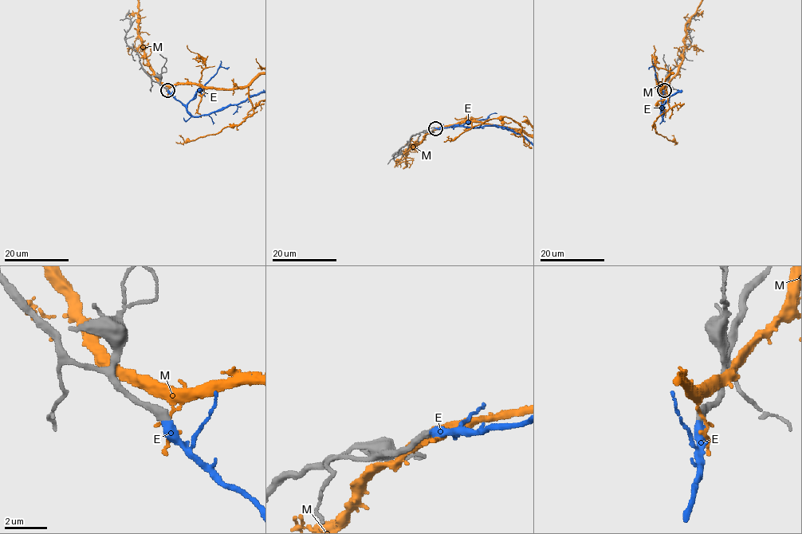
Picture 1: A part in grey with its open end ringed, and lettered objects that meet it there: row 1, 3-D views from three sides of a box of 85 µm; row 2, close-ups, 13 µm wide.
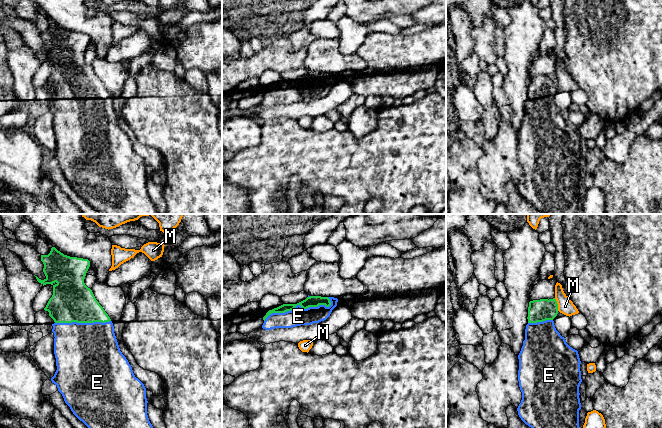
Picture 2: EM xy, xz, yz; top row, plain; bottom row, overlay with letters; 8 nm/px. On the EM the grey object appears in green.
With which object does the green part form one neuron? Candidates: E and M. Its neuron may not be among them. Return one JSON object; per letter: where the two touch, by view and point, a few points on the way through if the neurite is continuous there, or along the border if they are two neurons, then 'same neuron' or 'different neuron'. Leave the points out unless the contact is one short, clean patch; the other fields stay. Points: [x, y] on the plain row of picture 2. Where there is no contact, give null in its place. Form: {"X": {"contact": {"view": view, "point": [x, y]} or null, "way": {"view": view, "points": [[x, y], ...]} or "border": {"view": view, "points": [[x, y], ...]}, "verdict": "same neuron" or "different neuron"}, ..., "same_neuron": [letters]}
{"E": {"contact": {"view": "xz", "point": [297, 80]}, "verdict": "same neuron"}, "M": {"contact": {"view": "yz", "point": [557, 80]}, "border": {"view": "yz", "points": [[554, 74], [558, 86]]}, "verdict": "different neuron"}, "same_neuron": ["E"]}

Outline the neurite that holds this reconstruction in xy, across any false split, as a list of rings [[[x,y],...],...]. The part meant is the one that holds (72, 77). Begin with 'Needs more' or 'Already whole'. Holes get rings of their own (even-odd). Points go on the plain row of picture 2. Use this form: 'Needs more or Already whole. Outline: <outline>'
Needs more. Outline: [[[55,23],[51,24],[48,31],[41,31],[41,37],[46,54],[41,56],[35,53],[43,62],[53,62],[53,71],[44,84],[55,98],[52,108],[57,146],[51,157],[57,162],[65,179],[80,197],[103,214],[159,214],[147,191],[146,164],[135,153],[131,141],[120,127],[110,93],[84,59],[90,37],[64,31]]]

